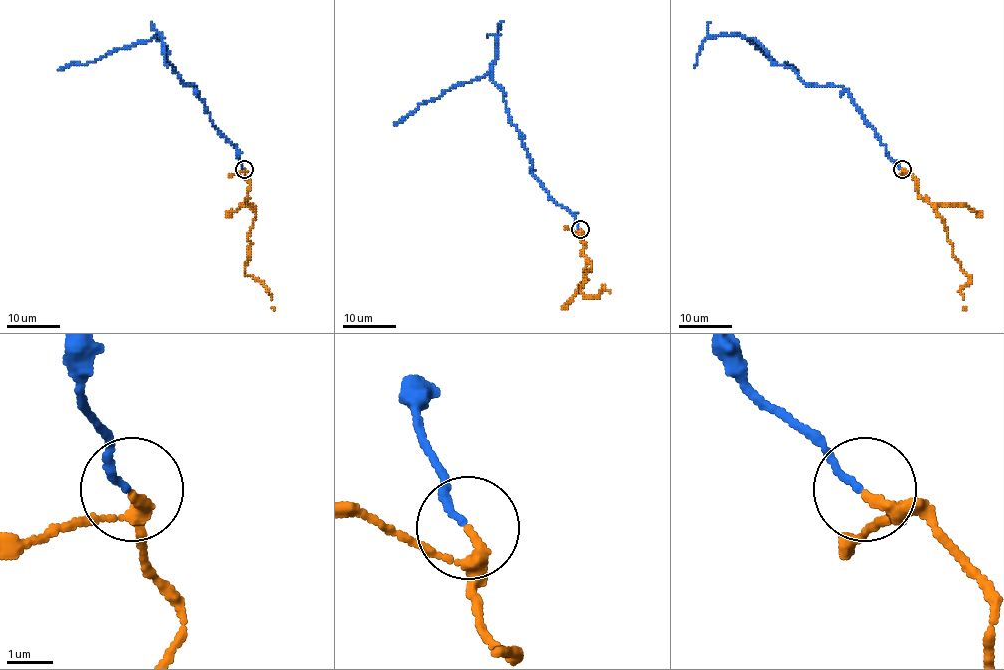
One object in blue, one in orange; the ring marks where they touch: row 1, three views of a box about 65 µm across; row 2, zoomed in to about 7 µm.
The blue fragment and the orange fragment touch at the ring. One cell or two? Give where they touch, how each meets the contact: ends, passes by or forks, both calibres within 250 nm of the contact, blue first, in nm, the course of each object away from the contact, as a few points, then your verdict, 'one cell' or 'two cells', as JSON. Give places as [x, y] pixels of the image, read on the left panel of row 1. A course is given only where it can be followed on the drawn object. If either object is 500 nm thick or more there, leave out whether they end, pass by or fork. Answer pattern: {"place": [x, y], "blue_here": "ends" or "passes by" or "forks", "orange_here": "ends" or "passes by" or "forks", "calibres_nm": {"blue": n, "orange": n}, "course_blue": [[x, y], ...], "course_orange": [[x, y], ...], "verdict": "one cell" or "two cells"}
{"place": [244, 169], "blue_here": "ends", "orange_here": "passes by", "calibres_nm": {"blue": 140, "orange": 160}, "course_blue": [[244, 169], [237, 149], [213, 125], [196, 85], [187, 85], [169, 64], [165, 45], [157, 39], [59, 71]], "course_orange": [[244, 169], [249, 189], [247, 200], [255, 212], [245, 269], [272, 296], [275, 309]], "verdict": "one cell"}

